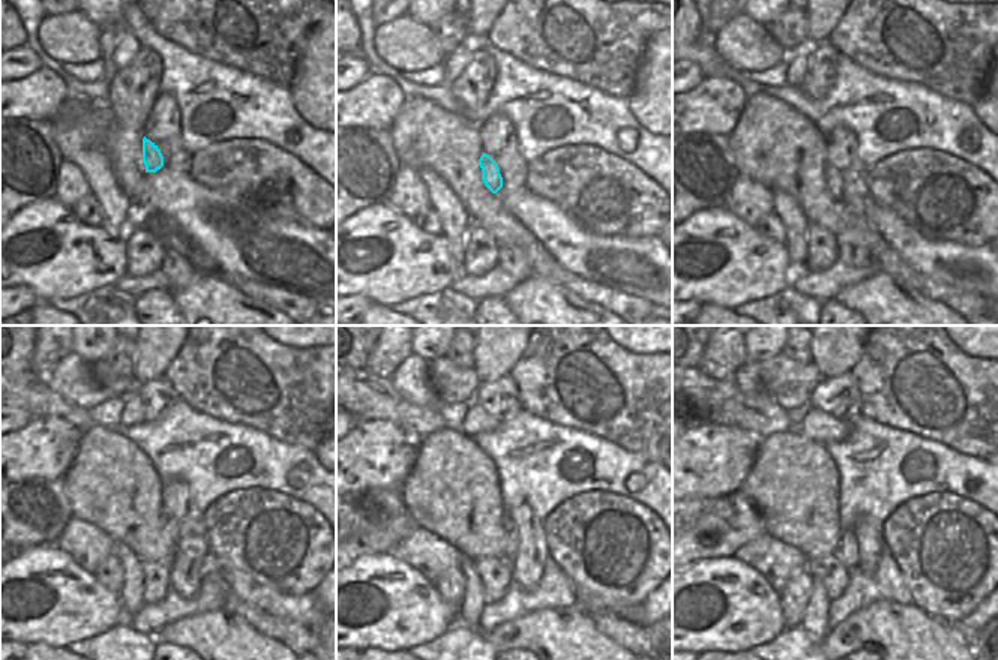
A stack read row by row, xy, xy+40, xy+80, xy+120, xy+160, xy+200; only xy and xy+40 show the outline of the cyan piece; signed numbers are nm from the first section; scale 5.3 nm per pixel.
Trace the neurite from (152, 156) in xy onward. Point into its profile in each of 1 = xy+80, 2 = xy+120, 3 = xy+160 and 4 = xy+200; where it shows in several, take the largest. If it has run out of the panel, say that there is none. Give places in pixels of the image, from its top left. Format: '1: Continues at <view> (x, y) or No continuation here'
1: Continues at xy+80 (832, 176)
2: Continues at xy+120 (168, 524)
3: Continues at xy+160 (511, 534)
4: Continues at xy+200 (847, 551)

